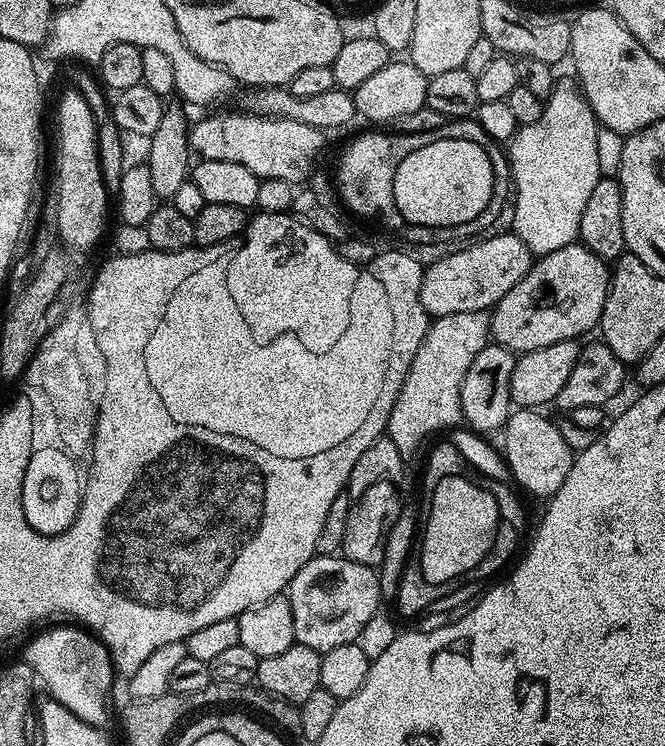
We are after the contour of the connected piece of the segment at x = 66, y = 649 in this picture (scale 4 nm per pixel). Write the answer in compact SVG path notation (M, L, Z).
M70 626L40 633L27 644L22 656L32 668L37 685L46 688L51 699L87 724L102 728L108 720L108 694L114 677L112 657L96 636L81 627Z

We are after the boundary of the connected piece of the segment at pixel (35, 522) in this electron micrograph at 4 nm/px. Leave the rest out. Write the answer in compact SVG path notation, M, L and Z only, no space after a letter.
M62 449L33 450L23 476L22 506L24 517L35 532L57 536L76 520L83 500L82 474L80 476L71 453Z

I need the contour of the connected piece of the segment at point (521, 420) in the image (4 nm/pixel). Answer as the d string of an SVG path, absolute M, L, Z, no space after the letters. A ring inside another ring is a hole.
M540 410L513 411L502 429L502 455L509 466L511 479L521 489L524 487L536 496L551 498L562 486L562 482L566 482L566 474L570 474L574 453L568 447L566 438L562 438L559 427L555 423L551 424L544 414Z

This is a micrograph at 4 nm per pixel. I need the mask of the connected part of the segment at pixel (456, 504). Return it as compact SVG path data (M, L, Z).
M468 476L442 478L430 494L430 500L428 521L422 524L424 541L418 544L422 574L432 583L459 581L460 576L467 577L474 566L484 564L502 523L500 511L494 498Z

